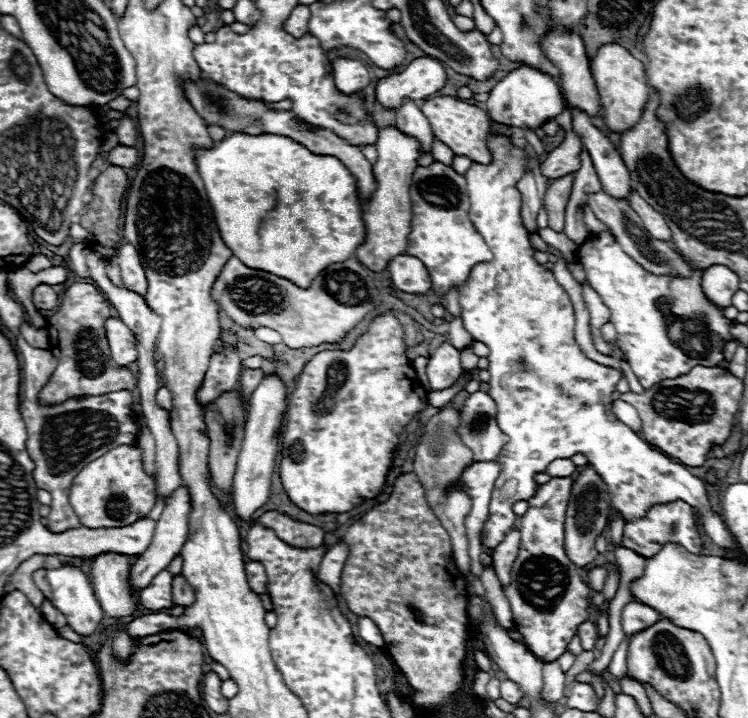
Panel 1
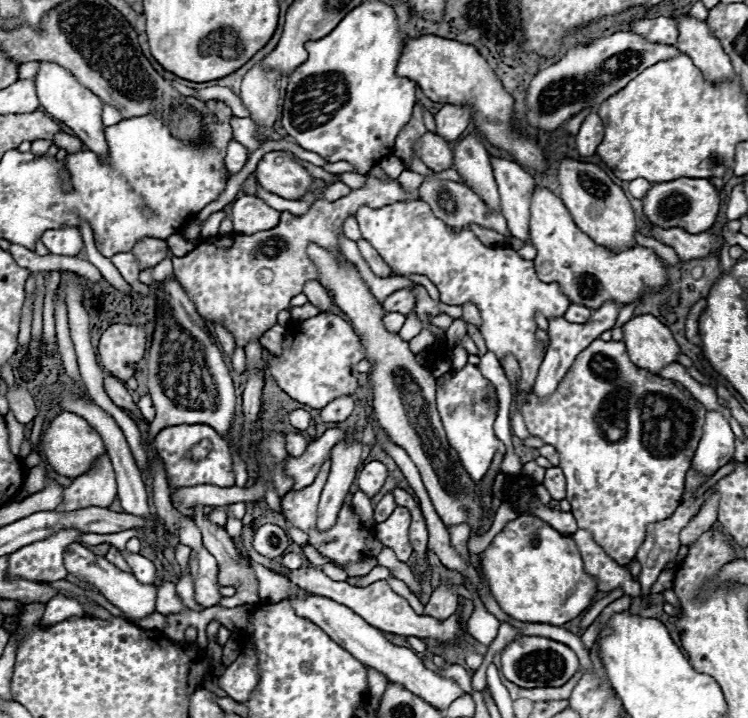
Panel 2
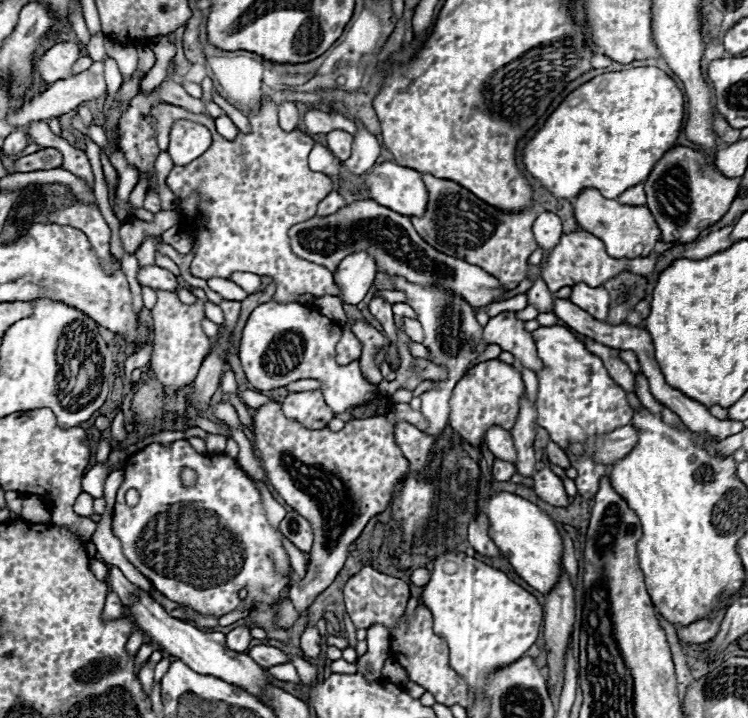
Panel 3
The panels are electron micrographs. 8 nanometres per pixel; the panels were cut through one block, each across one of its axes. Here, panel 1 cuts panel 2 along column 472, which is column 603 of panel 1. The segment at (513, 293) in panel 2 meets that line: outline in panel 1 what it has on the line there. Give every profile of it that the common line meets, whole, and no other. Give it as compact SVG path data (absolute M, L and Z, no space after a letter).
M610 234L594 236L596 242L582 244L578 248L578 262L586 272L586 280L590 286L602 296L604 304L610 310L610 322L618 332L618 348L628 358L632 372L636 374L642 388L652 388L662 380L672 380L688 374L694 366L718 366L724 360L724 342L732 340L730 336L730 320L722 314L722 308L714 306L700 288L702 270L694 268L692 278L668 278L648 274L640 264L636 264Z

